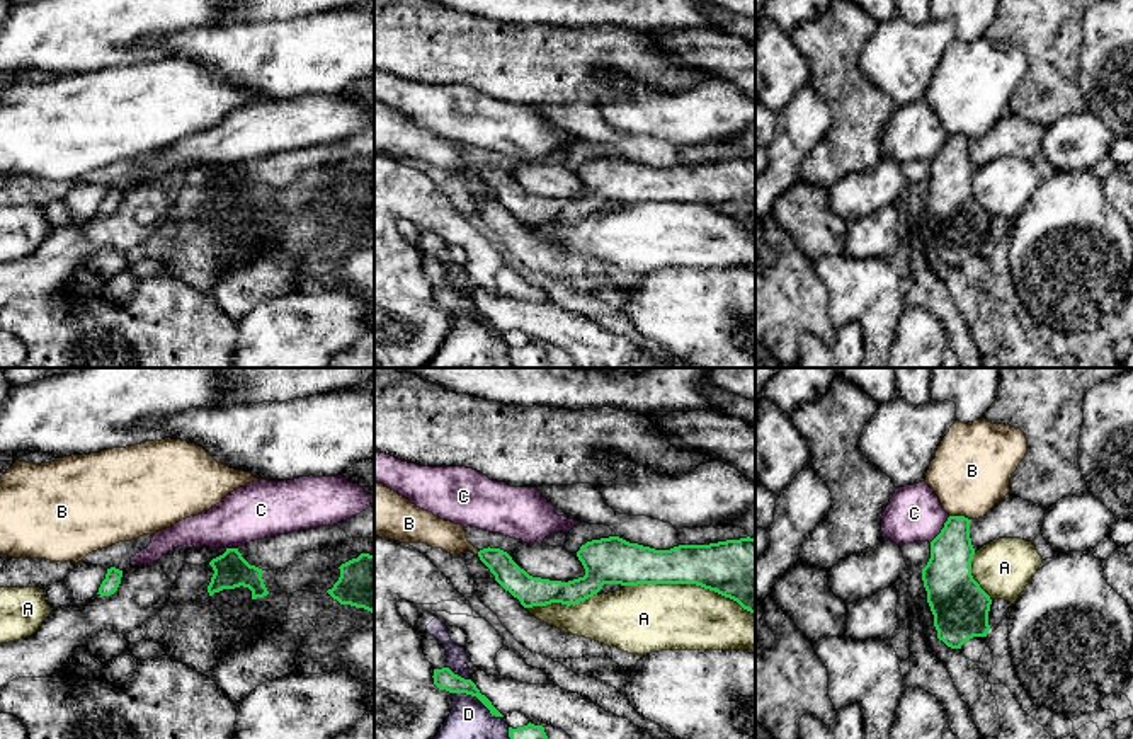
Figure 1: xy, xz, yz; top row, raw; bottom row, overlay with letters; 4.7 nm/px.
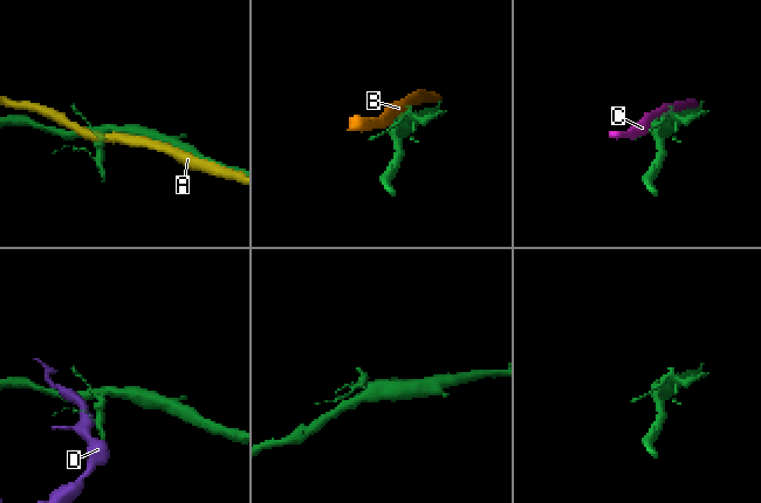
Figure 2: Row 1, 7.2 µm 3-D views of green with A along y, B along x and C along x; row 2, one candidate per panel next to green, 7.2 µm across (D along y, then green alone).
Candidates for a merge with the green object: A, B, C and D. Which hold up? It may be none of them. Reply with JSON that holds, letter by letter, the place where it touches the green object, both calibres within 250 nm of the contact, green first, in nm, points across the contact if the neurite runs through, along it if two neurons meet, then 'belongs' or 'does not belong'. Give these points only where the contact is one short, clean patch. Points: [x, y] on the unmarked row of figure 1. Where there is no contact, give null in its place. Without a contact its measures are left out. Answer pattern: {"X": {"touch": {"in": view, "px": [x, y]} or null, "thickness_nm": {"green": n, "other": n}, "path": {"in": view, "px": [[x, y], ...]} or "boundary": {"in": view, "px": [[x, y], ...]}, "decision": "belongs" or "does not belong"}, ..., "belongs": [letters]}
{"A": {"touch": {"in": "xz", "px": [689, 201]}, "thickness_nm": {"green": 280, "other": 320}, "decision": "does not belong"}, "B": {"touch": {"in": "yz", "px": [960, 135]}, "thickness_nm": {"green": 200, "other": 380}, "decision": "does not belong"}, "C": {"touch": {"in": "yz", "px": [941, 148]}, "thickness_nm": {"green": 220, "other": 260}, "decision": "does not belong"}, "D": {"touch": {"in": "xz", "px": [477, 315]}, "thickness_nm": {"green": 100, "other": 360}, "decision": "does not belong"}, "belongs": []}

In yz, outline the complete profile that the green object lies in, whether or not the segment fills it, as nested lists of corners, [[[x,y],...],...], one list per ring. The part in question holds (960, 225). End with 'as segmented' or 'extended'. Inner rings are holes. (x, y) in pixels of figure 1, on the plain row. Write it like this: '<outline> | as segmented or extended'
[[[949,135],[931,160],[931,177],[922,187],[937,257],[951,267],[961,267],[973,255],[987,255],[990,249],[992,218],[971,194],[970,141],[965,135]]] | as segmented

